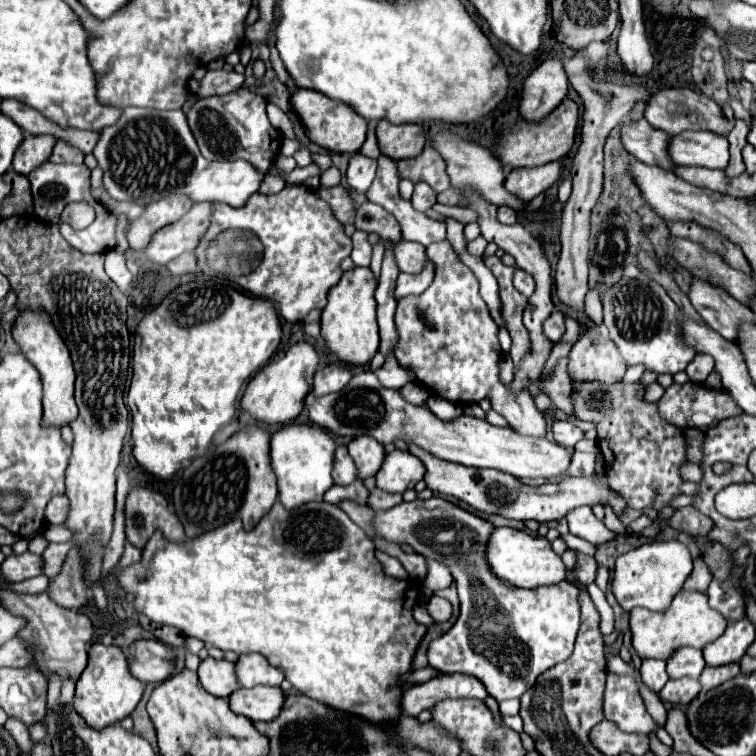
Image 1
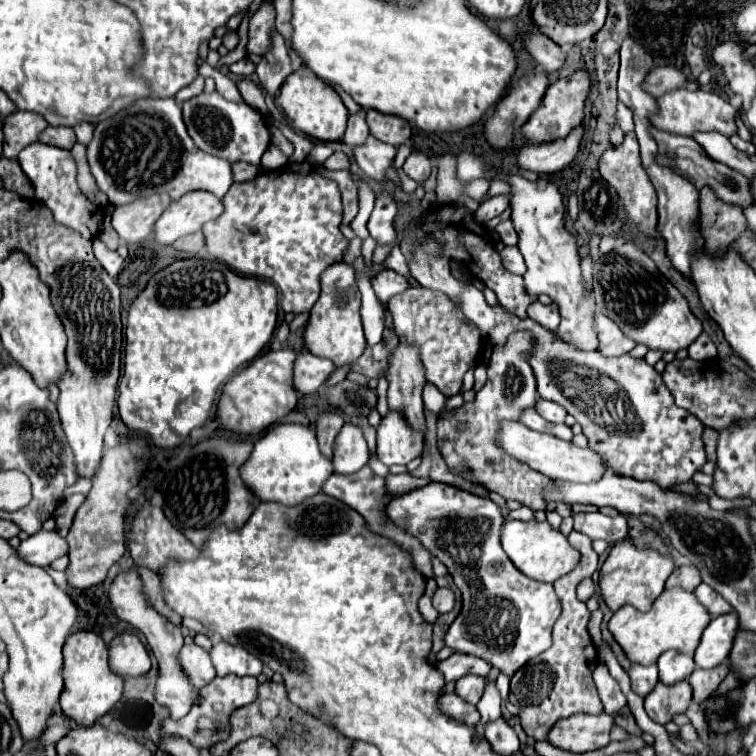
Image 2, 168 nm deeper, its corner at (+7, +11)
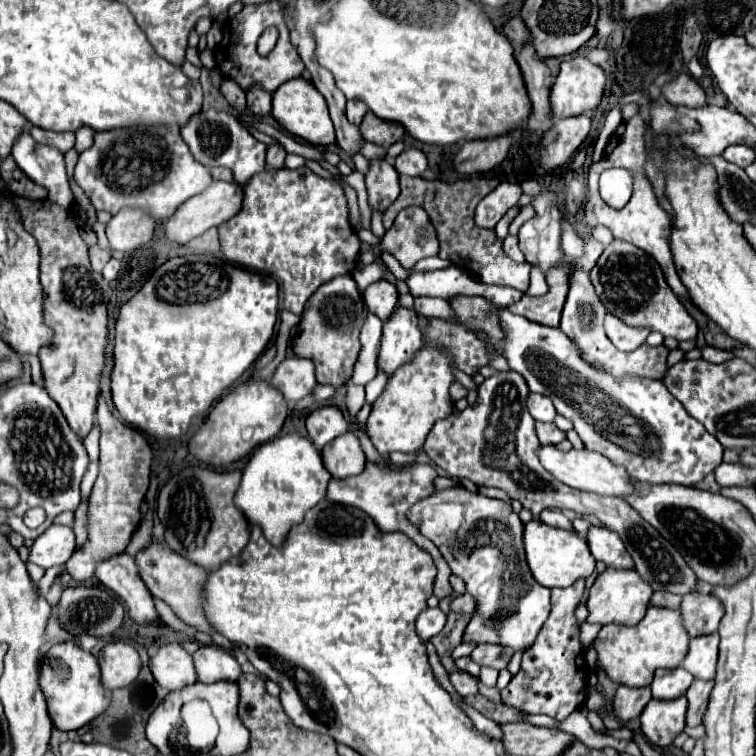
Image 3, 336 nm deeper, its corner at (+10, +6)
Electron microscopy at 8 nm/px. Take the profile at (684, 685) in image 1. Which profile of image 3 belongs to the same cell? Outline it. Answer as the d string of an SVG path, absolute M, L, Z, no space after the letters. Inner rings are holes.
M687 698L675 700L651 700L641 714L641 730L655 746L669 746L673 738L685 728Z

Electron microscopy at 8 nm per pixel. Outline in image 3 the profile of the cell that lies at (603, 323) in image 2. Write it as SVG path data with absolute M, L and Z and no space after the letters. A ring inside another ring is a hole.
M613 314L605 316L605 332L615 348L627 352L639 348L649 336L649 330L633 330L631 326L625 326L619 318L613 318Z

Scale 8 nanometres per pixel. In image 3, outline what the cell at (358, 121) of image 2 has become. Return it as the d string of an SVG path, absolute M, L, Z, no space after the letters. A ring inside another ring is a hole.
M349 100L349 102L347 102L347 120L349 120L351 124L359 126L361 120L363 120L363 116L367 114L367 110L369 110L369 108L367 108L361 100Z

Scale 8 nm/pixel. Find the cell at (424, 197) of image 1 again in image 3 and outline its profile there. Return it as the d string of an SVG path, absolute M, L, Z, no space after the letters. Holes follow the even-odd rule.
M409 148L397 156L395 170L405 176L423 176L423 172L427 170L427 158L421 150Z

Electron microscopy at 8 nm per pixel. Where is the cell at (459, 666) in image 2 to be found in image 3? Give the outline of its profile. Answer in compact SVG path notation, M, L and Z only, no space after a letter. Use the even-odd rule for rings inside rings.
M477 646L469 658L479 666L489 666L495 670L503 670L513 654L509 650L501 650L501 646Z

